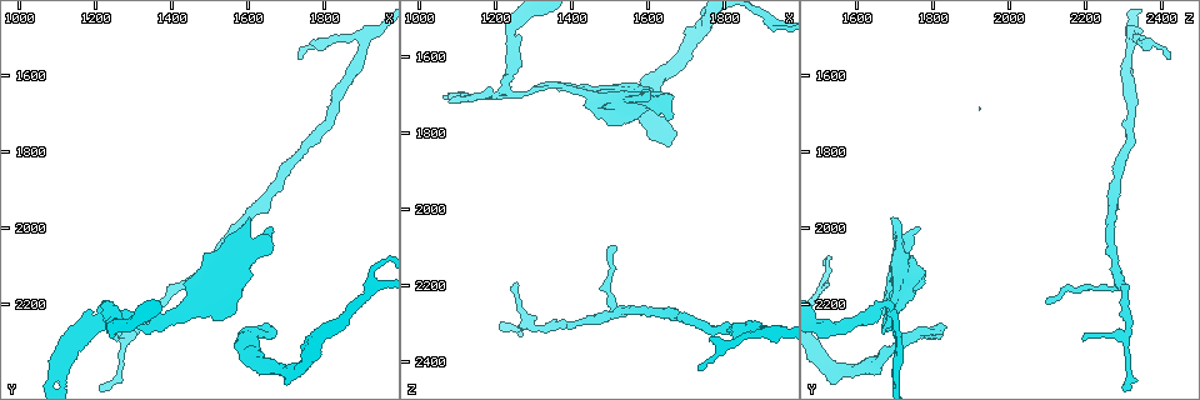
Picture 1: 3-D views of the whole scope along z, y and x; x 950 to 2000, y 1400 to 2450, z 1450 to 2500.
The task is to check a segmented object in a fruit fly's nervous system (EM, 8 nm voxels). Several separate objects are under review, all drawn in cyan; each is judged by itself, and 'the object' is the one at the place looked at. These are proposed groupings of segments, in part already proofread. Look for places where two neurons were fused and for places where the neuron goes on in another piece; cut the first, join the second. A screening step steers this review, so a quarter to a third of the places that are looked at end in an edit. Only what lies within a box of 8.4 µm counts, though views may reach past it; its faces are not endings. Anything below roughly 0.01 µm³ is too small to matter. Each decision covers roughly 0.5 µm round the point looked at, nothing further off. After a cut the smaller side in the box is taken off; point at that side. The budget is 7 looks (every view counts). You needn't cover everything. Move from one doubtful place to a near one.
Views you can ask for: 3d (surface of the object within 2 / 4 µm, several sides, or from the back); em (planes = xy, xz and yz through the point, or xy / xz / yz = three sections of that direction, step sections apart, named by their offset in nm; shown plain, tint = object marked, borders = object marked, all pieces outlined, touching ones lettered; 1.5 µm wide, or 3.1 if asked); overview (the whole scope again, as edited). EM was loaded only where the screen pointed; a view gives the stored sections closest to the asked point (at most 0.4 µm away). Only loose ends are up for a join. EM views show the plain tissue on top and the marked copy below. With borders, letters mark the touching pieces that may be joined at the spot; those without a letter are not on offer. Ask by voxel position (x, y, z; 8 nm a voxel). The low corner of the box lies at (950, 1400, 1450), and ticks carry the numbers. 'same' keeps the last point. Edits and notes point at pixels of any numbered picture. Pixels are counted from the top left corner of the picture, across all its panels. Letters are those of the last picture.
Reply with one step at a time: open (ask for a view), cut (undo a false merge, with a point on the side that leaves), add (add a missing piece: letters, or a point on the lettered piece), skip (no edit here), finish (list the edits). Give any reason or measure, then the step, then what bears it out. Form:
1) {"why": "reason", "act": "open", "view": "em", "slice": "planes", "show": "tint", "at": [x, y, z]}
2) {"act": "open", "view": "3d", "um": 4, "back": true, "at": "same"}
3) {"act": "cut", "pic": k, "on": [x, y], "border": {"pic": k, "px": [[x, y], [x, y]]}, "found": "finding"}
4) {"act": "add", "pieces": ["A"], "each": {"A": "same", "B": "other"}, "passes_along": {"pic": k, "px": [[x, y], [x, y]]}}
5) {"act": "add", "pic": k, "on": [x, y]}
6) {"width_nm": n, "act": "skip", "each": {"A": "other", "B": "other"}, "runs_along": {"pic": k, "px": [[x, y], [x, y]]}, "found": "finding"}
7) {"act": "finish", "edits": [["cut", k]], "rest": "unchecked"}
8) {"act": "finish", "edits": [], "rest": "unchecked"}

{"why": "thin end", "act": "open", "view": "3d", "um": 4, "at": [1740, 1550, 2415]}

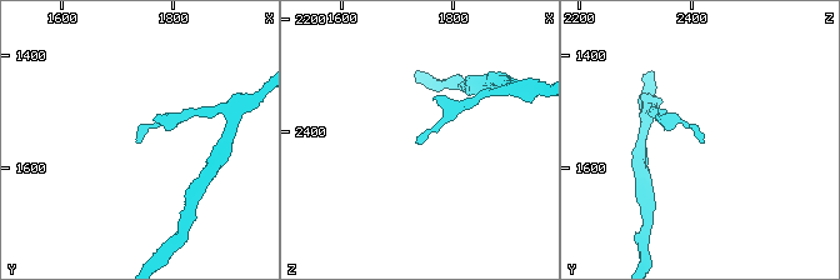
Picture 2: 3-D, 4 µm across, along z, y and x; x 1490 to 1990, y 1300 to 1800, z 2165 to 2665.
{"act": "open", "view": "em", "slice": "yz", "step": 4, "show": "tint", "at": [1730, 1555, 2420]}

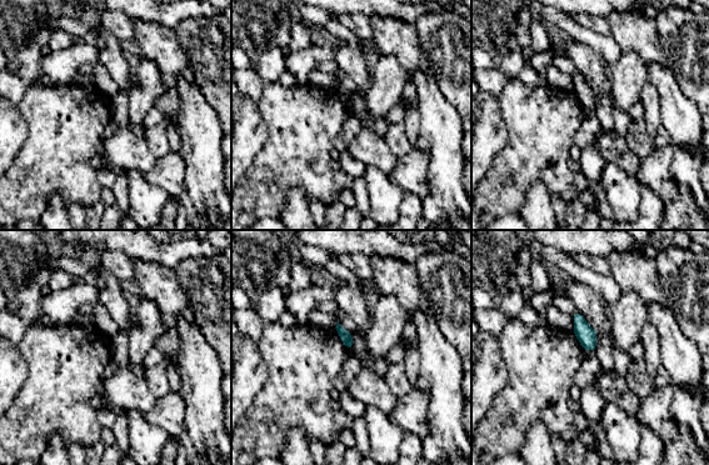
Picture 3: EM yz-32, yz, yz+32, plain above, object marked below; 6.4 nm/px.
{"why": "another direction", "act": "open", "view": "em", "slice": "planes", "show": "borders", "at": "same"}

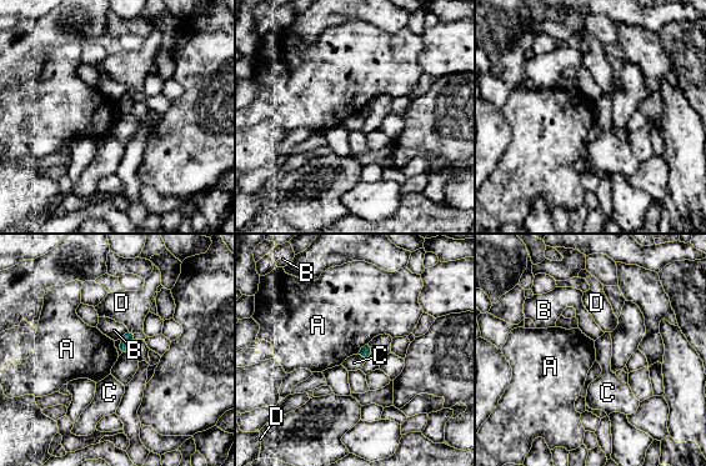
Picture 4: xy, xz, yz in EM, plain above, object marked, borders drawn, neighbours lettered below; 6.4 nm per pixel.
{"width_nm": 70, "act": "skip", "each": {"A": "other", "B": "other", "C": "other", "D": "other"}, "border": {"pic": 4, "px": [[367, 344], [357, 352]]}, "found": "none of them fits"}

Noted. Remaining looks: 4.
{"why": "free end", "act": "open", "view": "3d", "um": 2, "back": true, "at": [1650, 2005, 1770]}

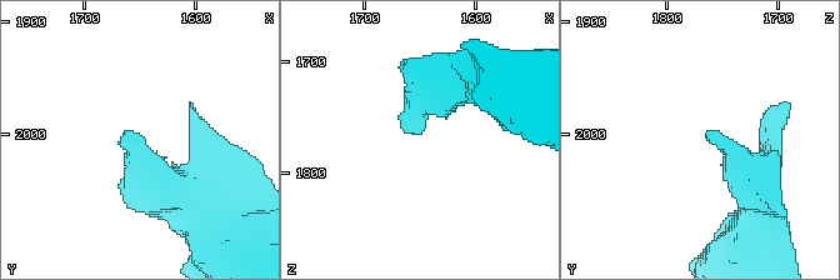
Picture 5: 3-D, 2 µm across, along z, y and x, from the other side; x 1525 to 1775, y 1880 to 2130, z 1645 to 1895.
{"why": "need the tissue", "act": "open", "view": "em", "slice": "planes", "show": "borders", "at": [1648, 2004, 1764]}

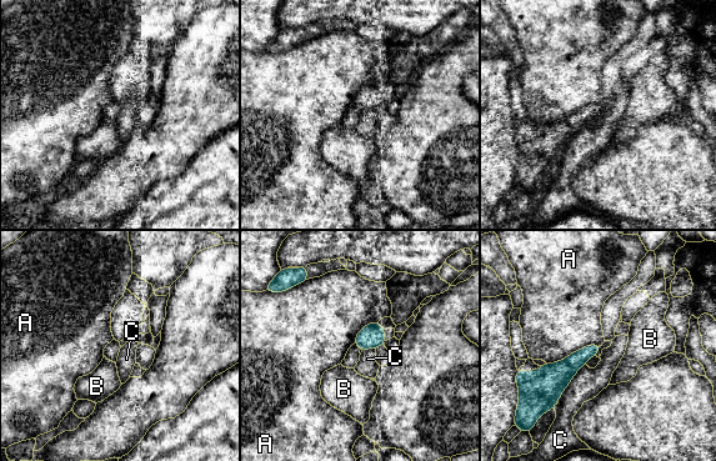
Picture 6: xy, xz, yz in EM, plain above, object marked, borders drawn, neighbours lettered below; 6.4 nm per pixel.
{"act": "skip", "each": {"A": "other", "B": "other", "C": "other"}, "found": "no lettered piece goes on from it"}

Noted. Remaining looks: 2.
{"why": "long arm stops here", "act": "open", "view": "3d", "um": 2, "at": [1660, 2250, 1830]}

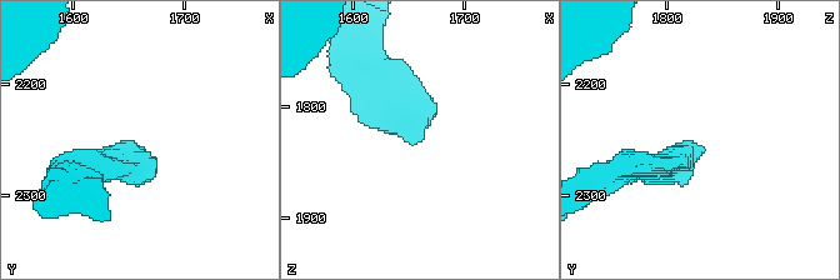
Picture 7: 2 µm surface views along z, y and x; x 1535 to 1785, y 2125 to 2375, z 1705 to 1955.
{"why": "need the tissue", "act": "open", "view": "em", "slice": "yz", "step": 4, "show": "borders", "at": [1662, 2256, 1832]}

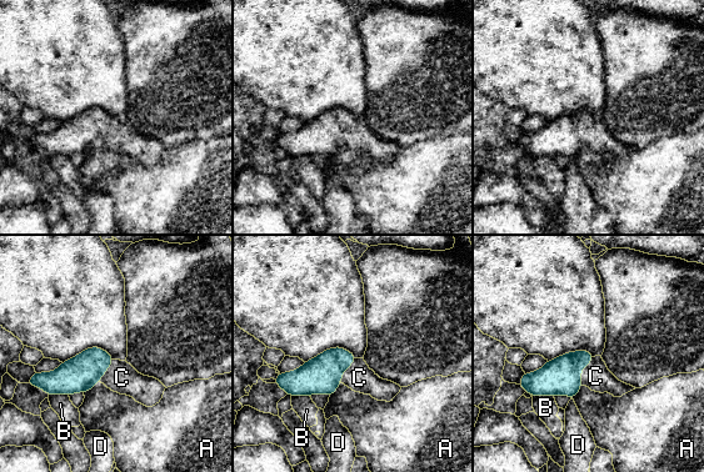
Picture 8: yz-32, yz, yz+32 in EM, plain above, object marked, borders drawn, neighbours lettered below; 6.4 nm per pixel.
{"longest_contact_nm": ["C", 220], "act": "add", "pic": 8, "on": [595, 376], "each": {"A": "other", "B": "other", "C": "same", "D": "other"}, "found": "it goes on there"}

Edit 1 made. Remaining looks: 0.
{"act": "finish", "edits": [["add", 8]], "rest": "unchecked"}

